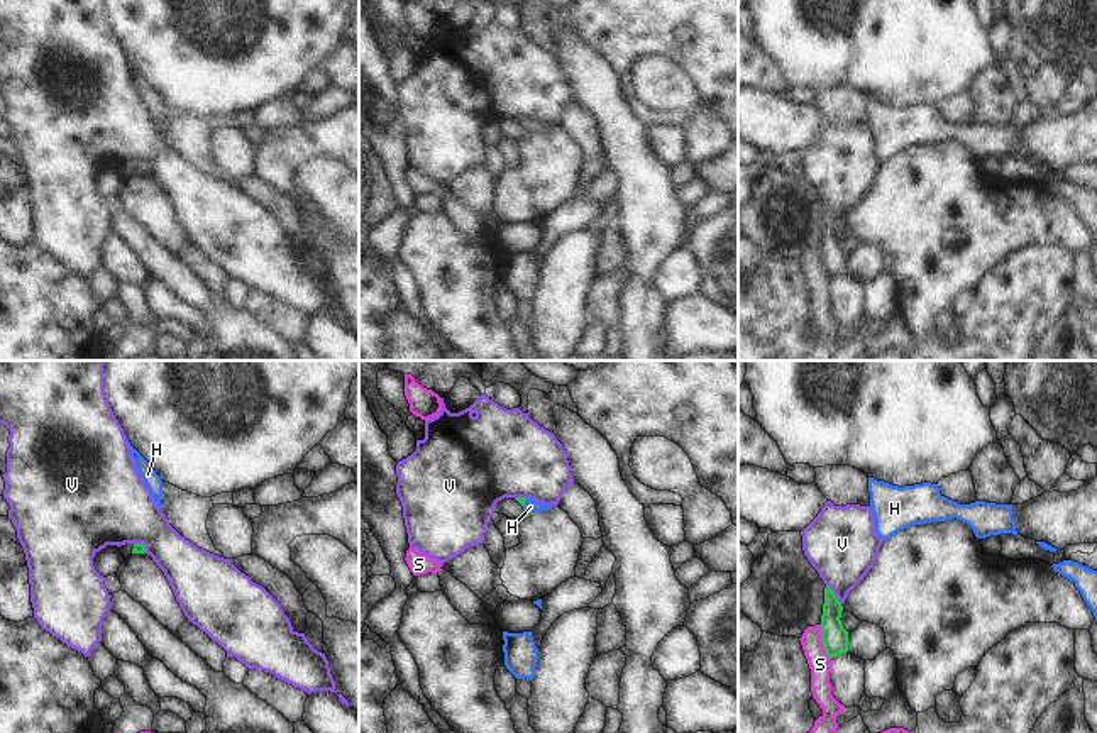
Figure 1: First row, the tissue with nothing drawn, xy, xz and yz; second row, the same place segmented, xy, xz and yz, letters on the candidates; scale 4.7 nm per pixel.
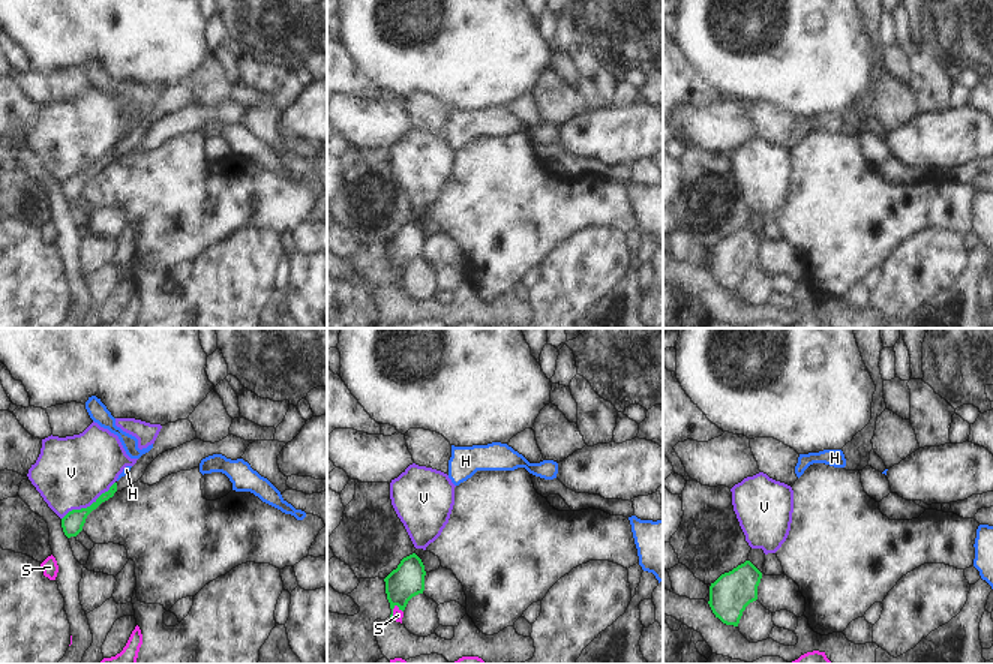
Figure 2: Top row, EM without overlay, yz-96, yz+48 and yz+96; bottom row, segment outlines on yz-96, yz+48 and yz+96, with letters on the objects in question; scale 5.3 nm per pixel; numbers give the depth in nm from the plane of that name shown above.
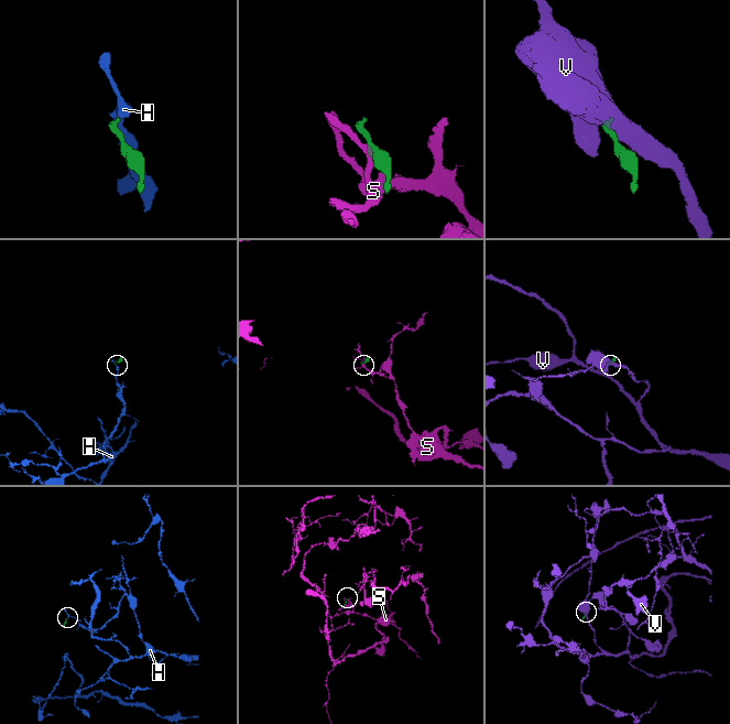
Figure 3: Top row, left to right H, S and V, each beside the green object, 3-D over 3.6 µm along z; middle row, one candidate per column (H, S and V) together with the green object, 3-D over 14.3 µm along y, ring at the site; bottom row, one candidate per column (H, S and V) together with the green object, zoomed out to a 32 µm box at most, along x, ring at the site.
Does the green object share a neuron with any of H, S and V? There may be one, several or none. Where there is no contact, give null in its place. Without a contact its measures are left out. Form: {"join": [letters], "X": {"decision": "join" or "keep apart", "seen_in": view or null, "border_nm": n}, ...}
{"join": ["H"], "H": {"decision": "join", "seen_in": "xz", "border_nm": 50}, "S": {"decision": "keep apart", "seen_in": "yz", "border_nm": 180}, "V": {"decision": "keep apart", "seen_in": "yz", "border_nm": 120}}

